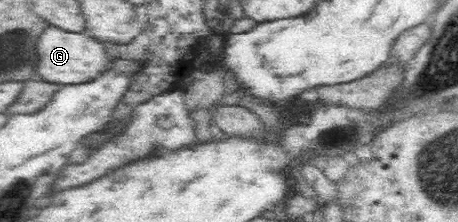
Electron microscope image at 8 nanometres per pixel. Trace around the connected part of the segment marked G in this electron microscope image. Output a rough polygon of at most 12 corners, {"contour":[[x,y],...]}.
{"contour":[[46,27],[34,77],[82,85],[106,69],[96,38]]}

